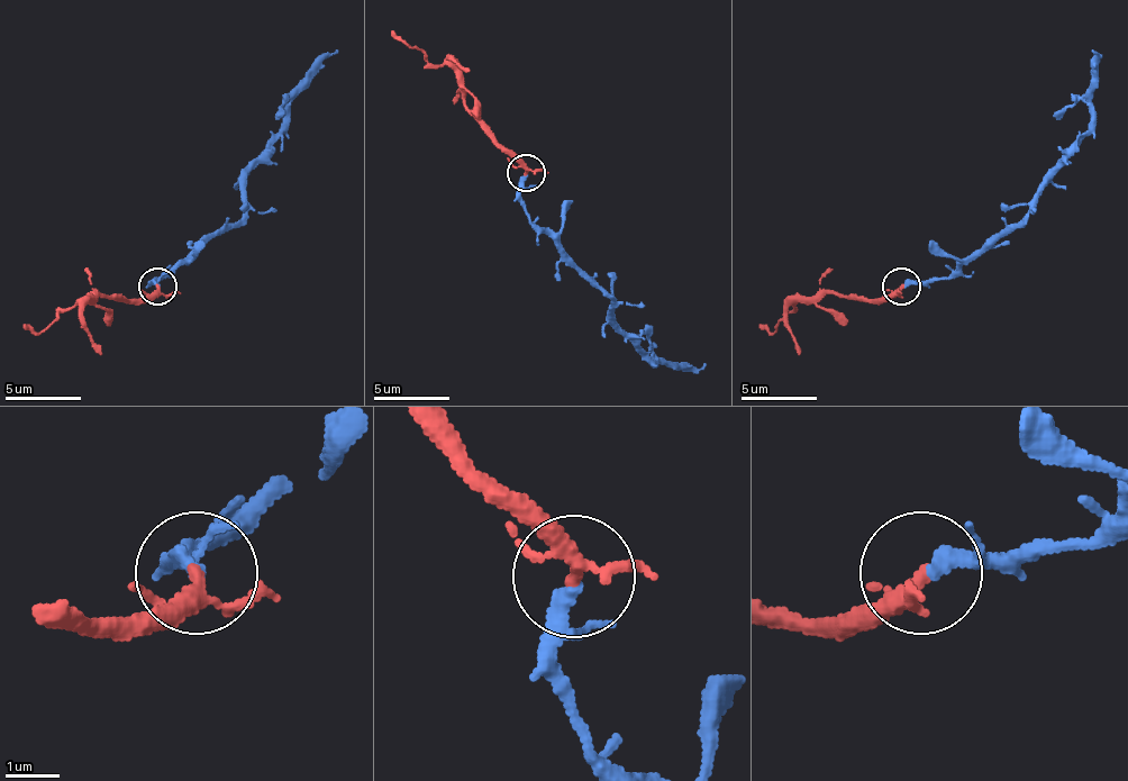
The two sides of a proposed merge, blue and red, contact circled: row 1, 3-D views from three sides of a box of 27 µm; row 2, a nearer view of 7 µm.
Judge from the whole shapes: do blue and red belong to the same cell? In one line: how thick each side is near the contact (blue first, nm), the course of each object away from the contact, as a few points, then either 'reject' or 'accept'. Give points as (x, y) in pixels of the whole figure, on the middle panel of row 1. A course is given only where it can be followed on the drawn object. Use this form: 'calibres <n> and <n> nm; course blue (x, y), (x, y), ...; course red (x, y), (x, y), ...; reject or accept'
calibres 220 and 200 nm; course blue (525, 175), (521, 206), (611, 300), (611, 319), (653, 361), (707, 364); course red (525, 172), (464, 103), (456, 73), (403, 43), (392, 32); accept

